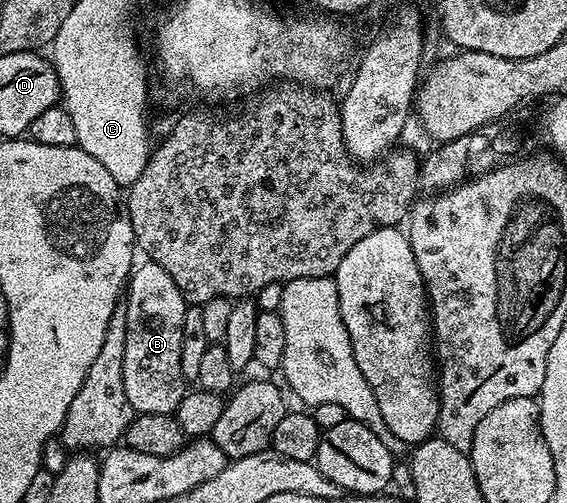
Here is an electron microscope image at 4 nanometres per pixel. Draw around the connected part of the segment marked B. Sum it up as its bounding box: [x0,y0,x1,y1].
[122,260,189,414]

